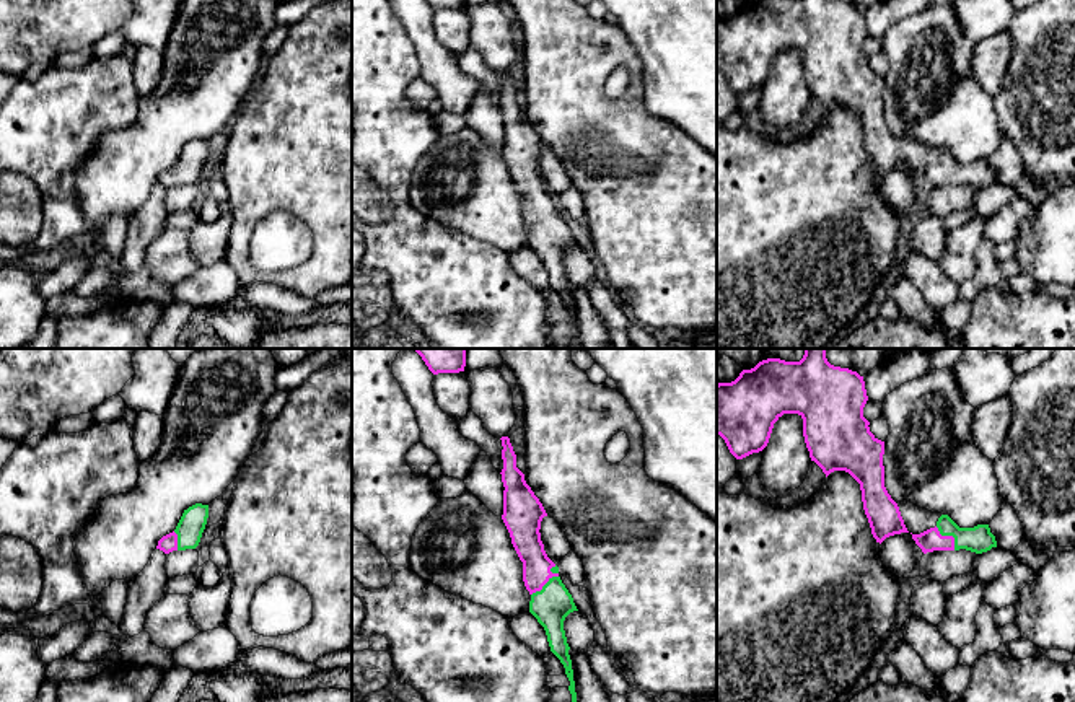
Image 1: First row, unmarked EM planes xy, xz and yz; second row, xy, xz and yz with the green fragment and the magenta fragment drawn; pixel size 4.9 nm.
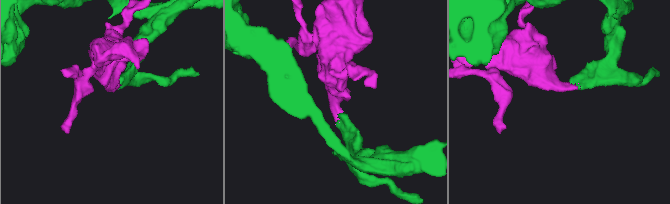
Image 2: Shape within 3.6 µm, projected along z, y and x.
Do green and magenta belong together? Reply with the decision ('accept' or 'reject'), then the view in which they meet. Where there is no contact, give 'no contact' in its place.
accept | xz

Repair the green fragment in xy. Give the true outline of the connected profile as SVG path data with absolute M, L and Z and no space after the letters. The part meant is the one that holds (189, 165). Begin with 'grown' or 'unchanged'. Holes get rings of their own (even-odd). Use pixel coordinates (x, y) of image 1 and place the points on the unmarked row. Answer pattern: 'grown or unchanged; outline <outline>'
grown; outline M195 138L184 145L176 165L158 176L156 184L173 186L195 184L200 178L208 153L208 140Z

